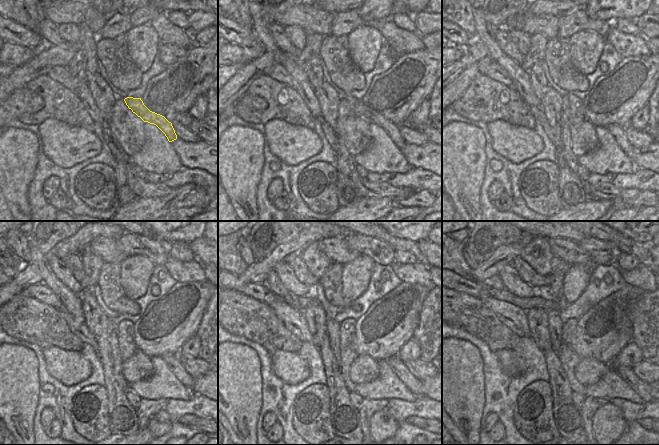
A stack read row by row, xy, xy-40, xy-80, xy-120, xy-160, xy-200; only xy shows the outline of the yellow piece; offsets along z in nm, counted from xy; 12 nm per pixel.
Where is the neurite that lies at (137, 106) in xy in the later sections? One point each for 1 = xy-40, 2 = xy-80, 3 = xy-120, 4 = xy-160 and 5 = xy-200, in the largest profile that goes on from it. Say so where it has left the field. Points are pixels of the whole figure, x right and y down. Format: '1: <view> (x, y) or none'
1: xy-40 (393, 131)
2: xy-80 (617, 131)
3: xy-120 (172, 360)
4: xy-160 (411, 382)
5: xy-200 (639, 386)

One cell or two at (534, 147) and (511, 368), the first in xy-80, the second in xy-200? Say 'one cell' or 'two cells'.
one cell

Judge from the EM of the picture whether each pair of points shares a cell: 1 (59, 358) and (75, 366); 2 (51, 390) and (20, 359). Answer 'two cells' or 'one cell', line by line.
1: one cell
2: two cells

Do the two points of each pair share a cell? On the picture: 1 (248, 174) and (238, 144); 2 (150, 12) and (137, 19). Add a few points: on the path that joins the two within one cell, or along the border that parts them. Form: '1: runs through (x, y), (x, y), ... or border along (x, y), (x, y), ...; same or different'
1: runs through (241, 167), (238, 161), (238, 151); same
2: runs through (147, 13), (140, 16); same

